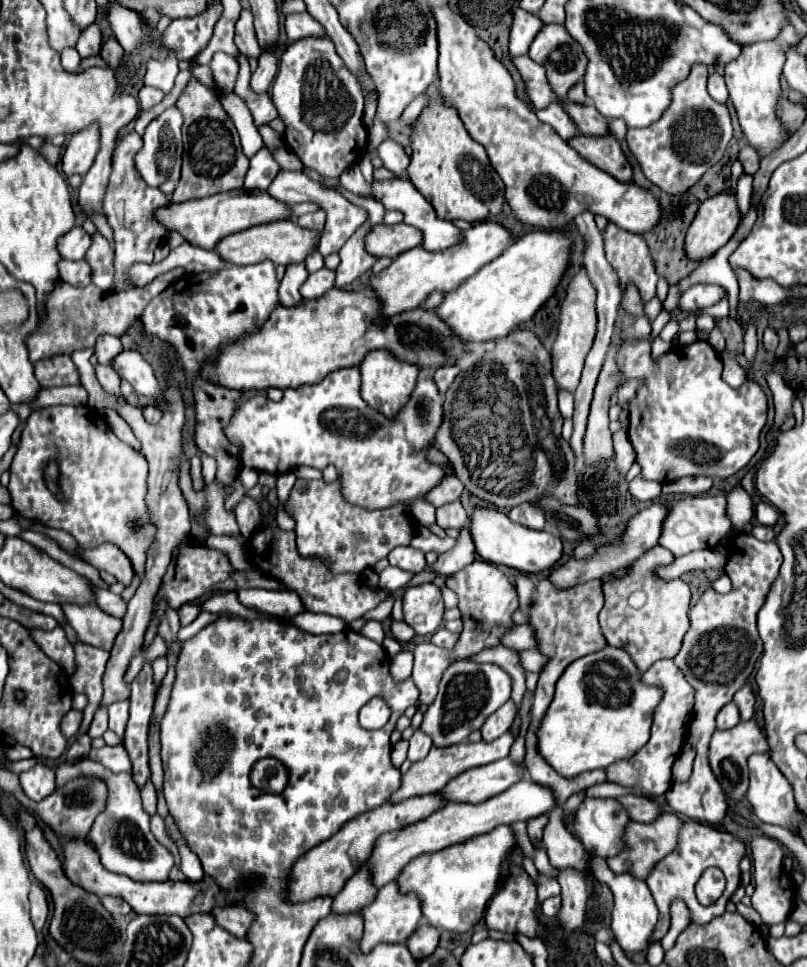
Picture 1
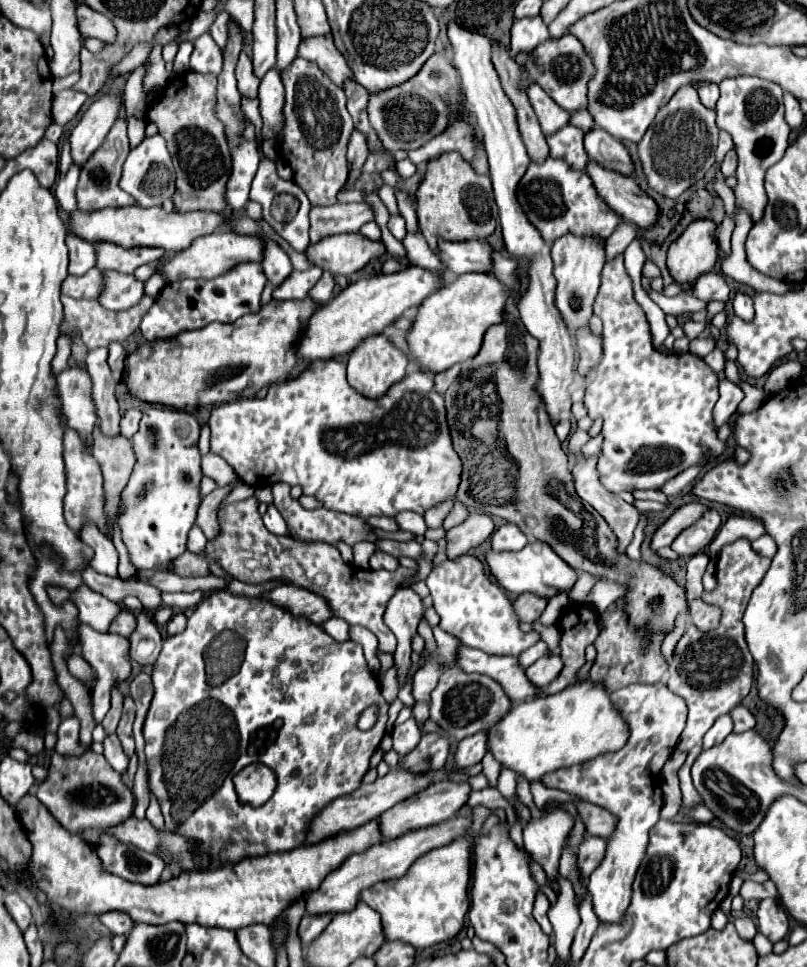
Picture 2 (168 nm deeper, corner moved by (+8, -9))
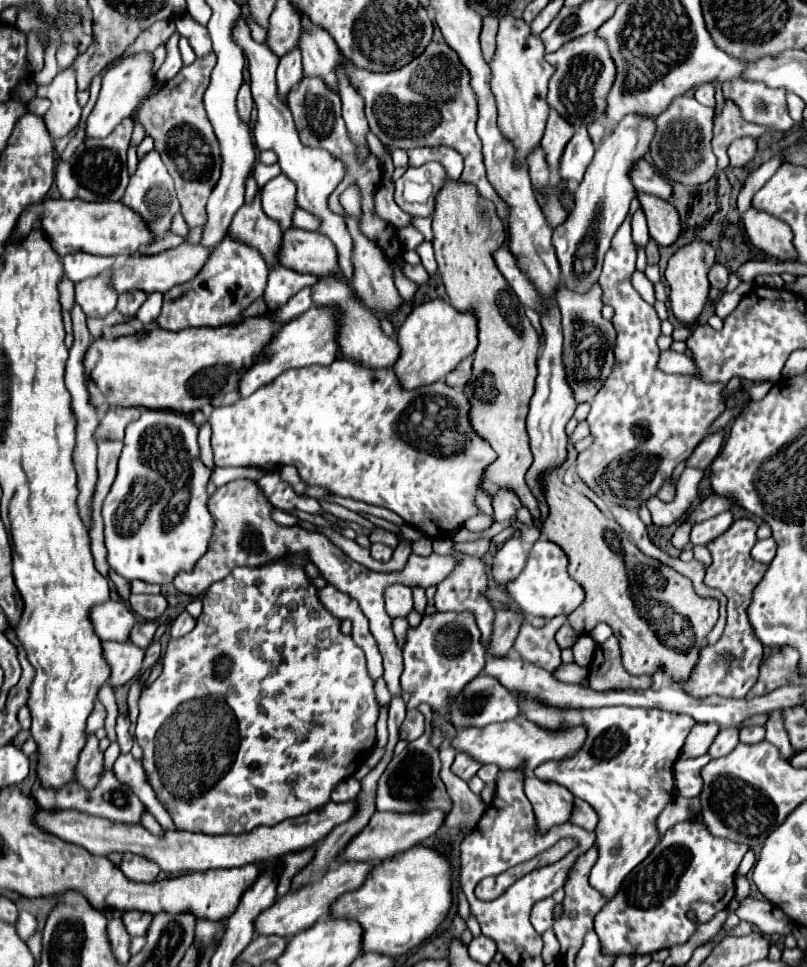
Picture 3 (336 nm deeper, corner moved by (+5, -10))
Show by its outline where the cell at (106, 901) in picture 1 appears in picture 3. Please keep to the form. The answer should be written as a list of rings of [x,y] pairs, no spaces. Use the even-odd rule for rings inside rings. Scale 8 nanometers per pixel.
[[[127,911],[123,915],[123,923],[127,927],[127,931],[131,933],[131,937],[135,935],[145,935],[149,929],[153,915],[151,913],[141,913],[141,911]]]

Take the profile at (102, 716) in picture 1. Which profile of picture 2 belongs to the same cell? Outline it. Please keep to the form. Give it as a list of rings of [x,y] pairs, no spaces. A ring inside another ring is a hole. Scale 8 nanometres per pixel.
[[[78,624],[76,626],[76,646],[80,648],[82,658],[92,666],[92,670],[98,676],[98,684],[92,690],[92,716],[94,722],[102,722],[106,712],[110,710],[110,688],[112,684],[118,684],[122,680],[126,680],[130,676],[130,658],[128,658],[128,648],[130,642],[124,636],[116,636],[110,632],[98,632],[86,624]]]

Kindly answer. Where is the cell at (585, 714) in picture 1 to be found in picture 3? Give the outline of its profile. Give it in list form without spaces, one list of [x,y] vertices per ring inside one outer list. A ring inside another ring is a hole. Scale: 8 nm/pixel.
[[[523,715],[515,717],[515,721],[507,721],[503,725],[487,725],[487,727],[463,727],[457,731],[457,735],[451,739],[451,747],[459,753],[471,755],[475,761],[487,765],[493,763],[499,769],[519,769],[521,765],[527,765],[529,769],[535,769],[537,765],[551,761],[551,759],[563,759],[571,757],[575,751],[581,749],[585,741],[585,729],[583,727],[571,727],[561,731],[545,731],[533,721],[527,721]]]

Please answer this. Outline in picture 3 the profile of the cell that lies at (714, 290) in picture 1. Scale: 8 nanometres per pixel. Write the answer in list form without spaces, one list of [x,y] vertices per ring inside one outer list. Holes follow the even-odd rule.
[[[715,263],[711,267],[711,271],[709,271],[709,283],[711,283],[711,287],[725,289],[727,287],[727,277],[729,277],[729,271],[723,265],[719,265],[719,263]]]

